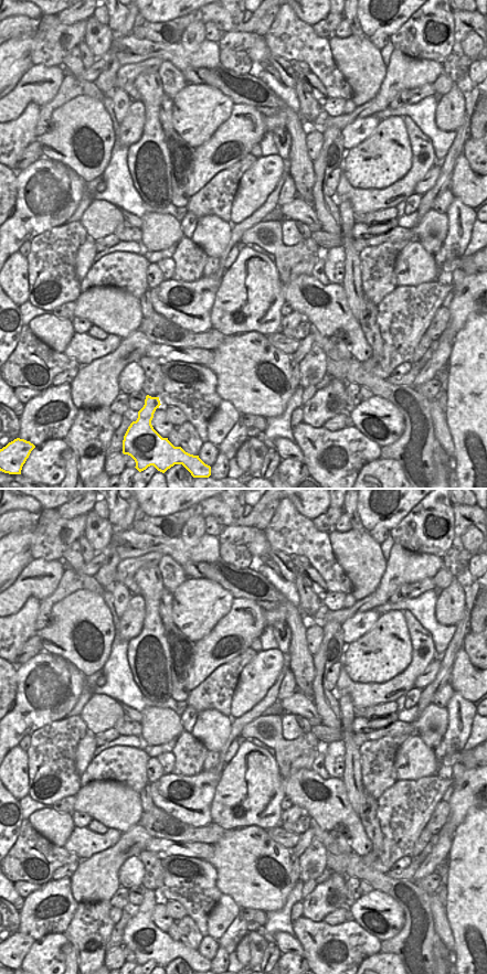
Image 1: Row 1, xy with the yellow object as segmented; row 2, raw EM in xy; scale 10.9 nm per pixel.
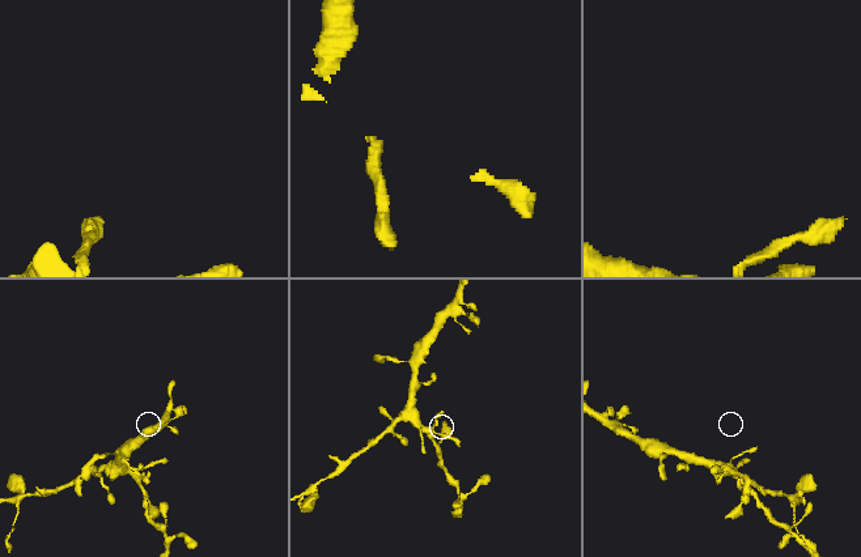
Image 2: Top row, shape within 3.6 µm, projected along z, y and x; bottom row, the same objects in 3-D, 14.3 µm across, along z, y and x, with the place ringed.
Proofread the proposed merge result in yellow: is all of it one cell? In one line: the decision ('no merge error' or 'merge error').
no merge error

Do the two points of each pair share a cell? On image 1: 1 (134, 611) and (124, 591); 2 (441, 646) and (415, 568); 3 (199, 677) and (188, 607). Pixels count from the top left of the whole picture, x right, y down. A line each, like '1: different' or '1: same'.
1: different
2: different
3: different

